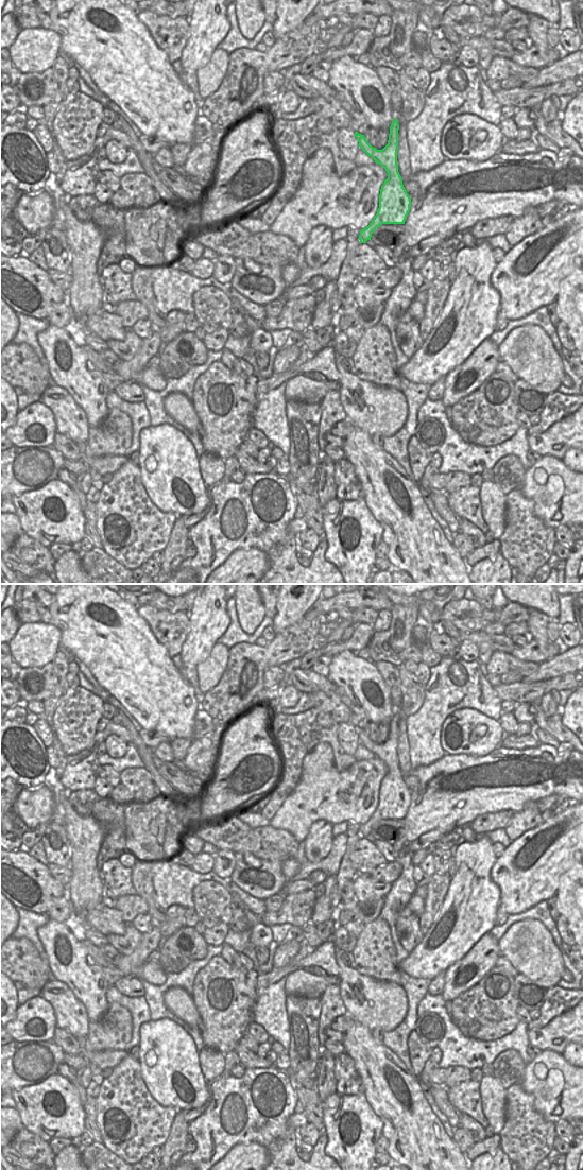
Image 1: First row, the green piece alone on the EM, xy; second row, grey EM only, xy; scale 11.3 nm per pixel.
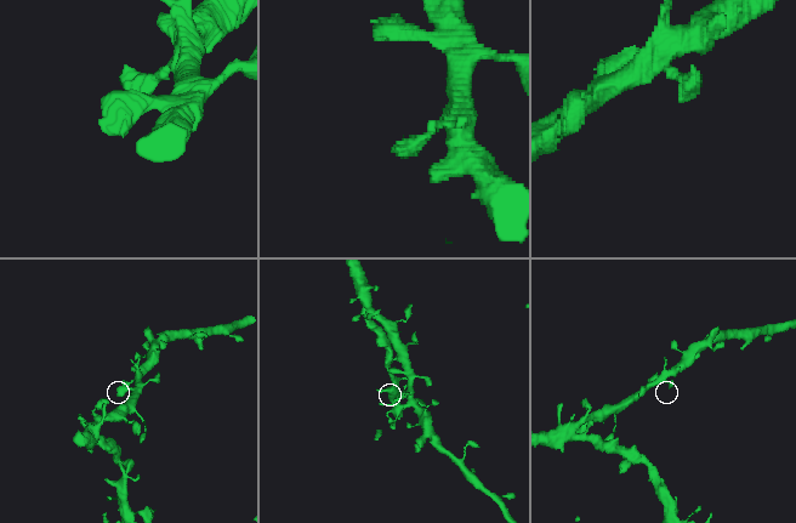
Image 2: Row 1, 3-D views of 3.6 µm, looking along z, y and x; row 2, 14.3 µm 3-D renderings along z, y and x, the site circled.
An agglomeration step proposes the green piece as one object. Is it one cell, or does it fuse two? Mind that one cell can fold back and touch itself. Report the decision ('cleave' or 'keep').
keep

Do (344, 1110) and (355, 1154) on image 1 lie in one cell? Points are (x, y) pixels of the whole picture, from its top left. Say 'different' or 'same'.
same

